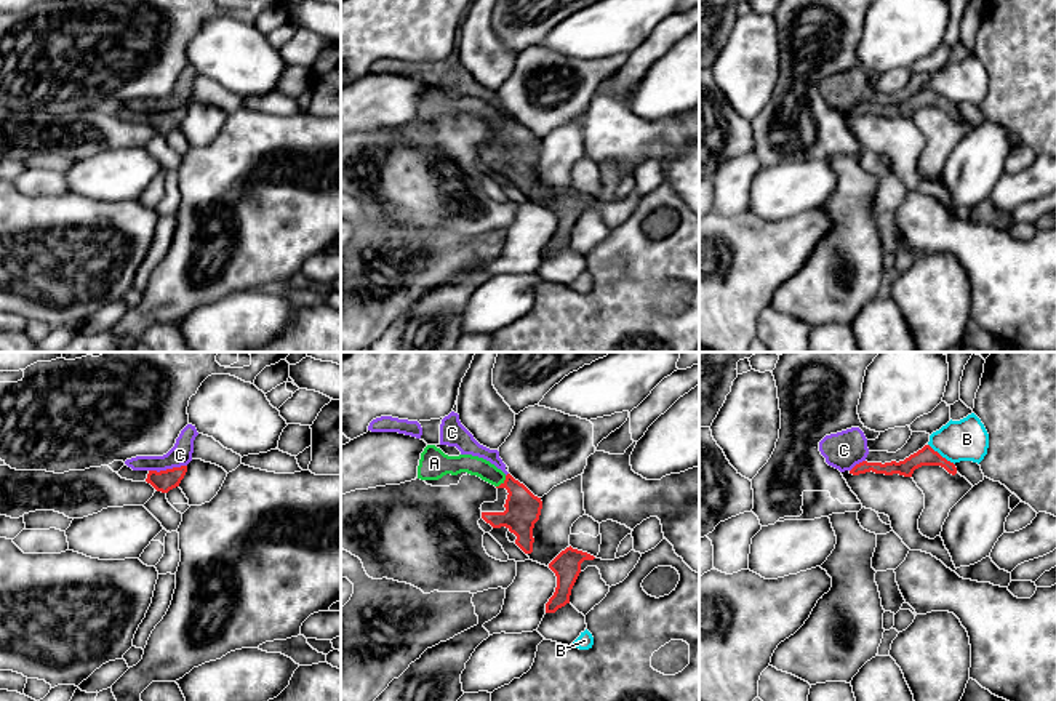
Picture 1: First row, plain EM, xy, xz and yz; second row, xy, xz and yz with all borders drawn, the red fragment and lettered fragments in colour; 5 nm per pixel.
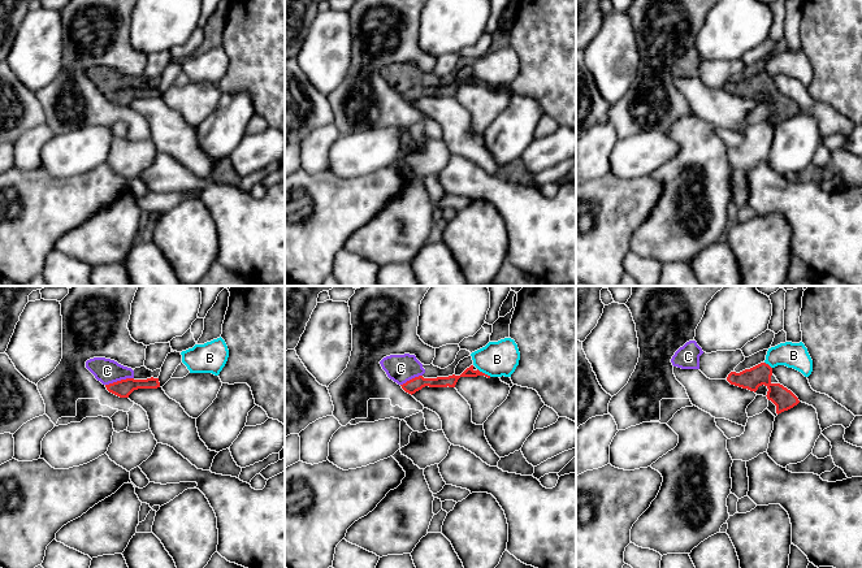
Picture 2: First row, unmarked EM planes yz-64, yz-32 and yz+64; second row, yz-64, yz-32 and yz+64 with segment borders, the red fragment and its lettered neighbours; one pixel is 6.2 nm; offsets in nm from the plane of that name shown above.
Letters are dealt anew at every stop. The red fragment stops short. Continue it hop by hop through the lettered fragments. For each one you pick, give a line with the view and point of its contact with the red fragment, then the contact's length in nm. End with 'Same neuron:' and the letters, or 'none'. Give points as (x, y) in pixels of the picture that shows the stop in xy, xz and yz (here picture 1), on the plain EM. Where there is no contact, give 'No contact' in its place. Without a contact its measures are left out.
A: Touches red at xz (501, 125). Shared border 80 nm
Same neuron: A

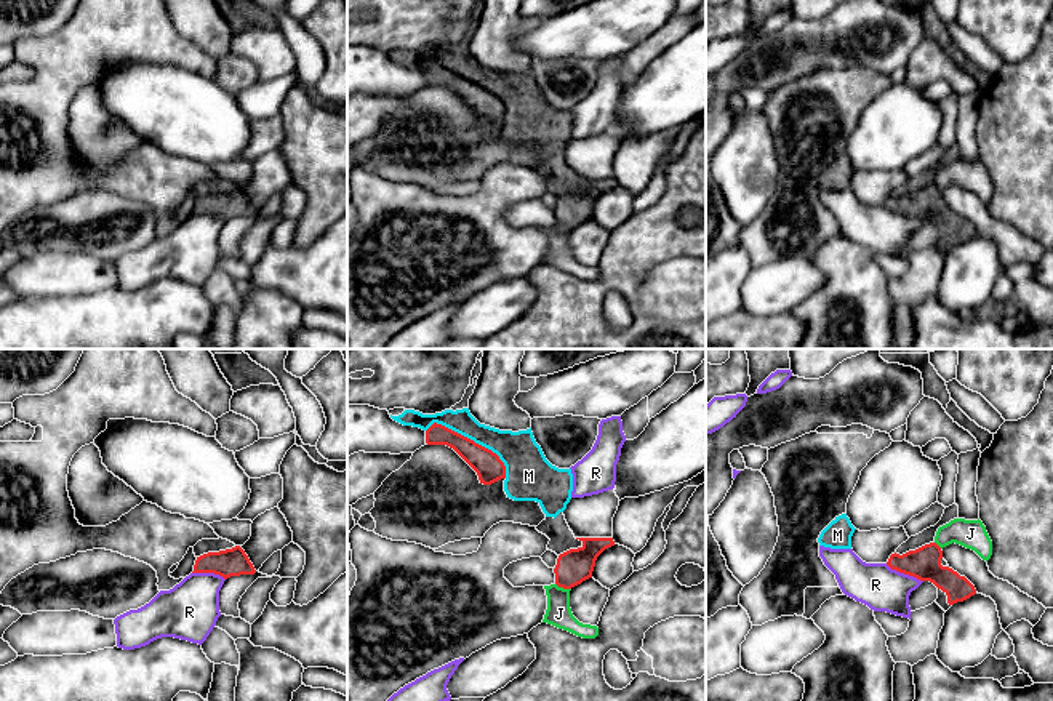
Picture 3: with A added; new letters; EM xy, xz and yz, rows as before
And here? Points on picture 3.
Same neuron: none

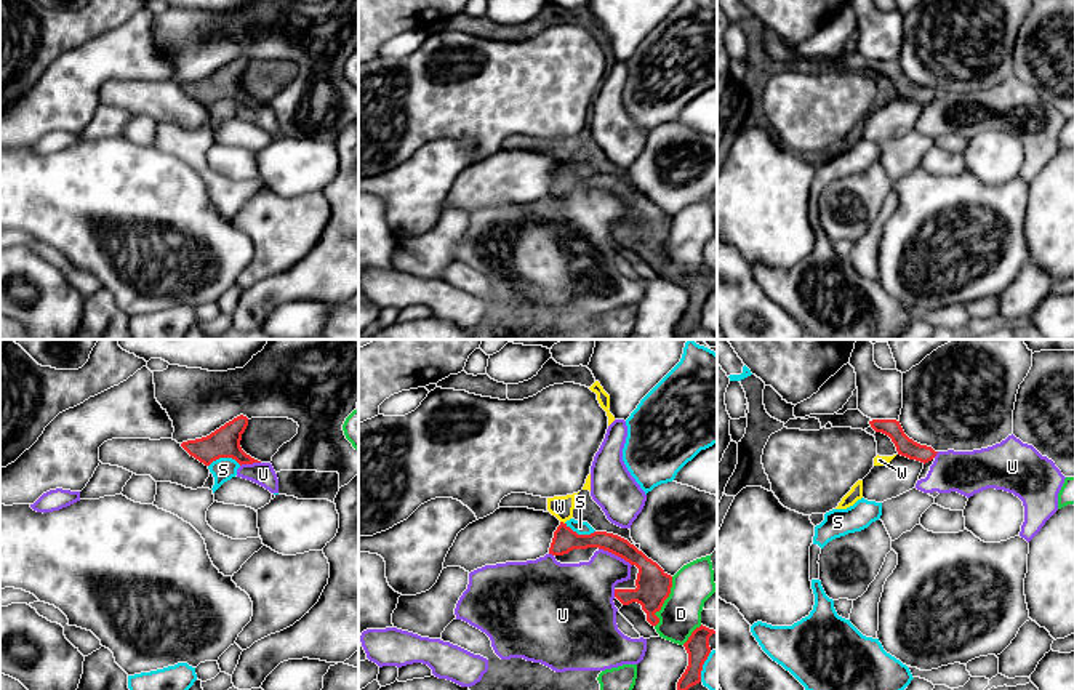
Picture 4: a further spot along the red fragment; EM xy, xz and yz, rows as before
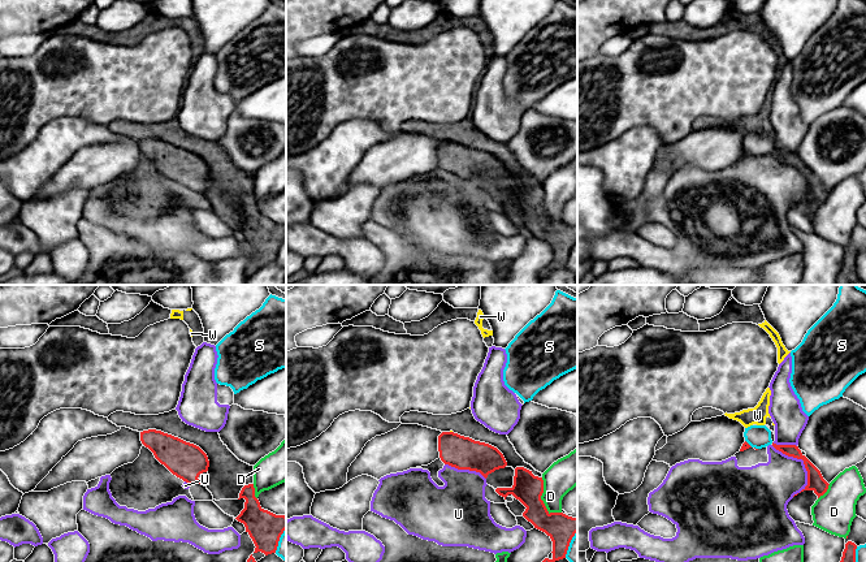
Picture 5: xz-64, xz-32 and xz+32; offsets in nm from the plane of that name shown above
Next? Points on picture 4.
Same neuron: none

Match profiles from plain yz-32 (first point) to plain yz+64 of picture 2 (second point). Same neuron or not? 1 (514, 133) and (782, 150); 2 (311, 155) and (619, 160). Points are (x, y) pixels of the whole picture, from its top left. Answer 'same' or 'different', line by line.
1: same
2: different

